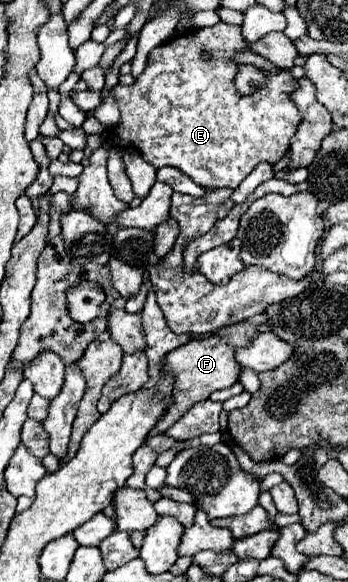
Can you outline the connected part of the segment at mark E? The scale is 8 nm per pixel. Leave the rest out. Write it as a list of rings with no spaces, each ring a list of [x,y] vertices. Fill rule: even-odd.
[[[228,23],[196,29],[192,37],[174,37],[164,45],[158,45],[150,53],[146,69],[130,87],[114,87],[114,99],[118,101],[122,117],[120,123],[108,131],[108,143],[118,149],[136,147],[144,161],[156,169],[166,165],[176,167],[206,189],[236,189],[258,163],[268,161],[274,165],[290,149],[290,137],[302,121],[298,107],[290,99],[290,93],[298,87],[298,81],[290,71],[266,71],[264,89],[258,89],[252,95],[238,95],[234,85],[238,63],[234,57],[244,53],[246,47],[248,41],[242,37],[242,29]],[[204,47],[210,47],[210,61],[202,59]]]

